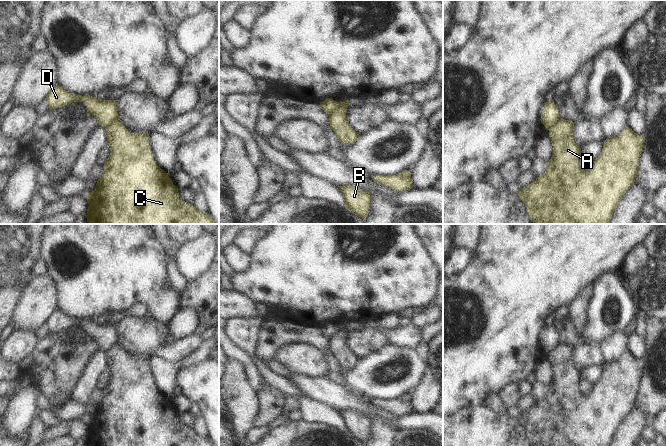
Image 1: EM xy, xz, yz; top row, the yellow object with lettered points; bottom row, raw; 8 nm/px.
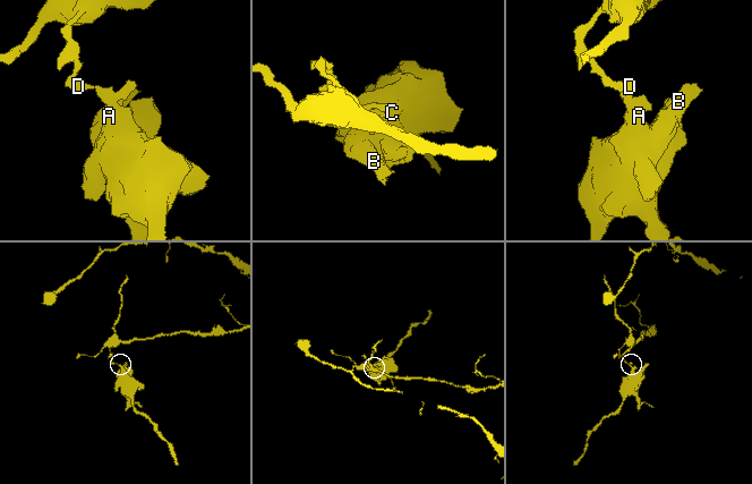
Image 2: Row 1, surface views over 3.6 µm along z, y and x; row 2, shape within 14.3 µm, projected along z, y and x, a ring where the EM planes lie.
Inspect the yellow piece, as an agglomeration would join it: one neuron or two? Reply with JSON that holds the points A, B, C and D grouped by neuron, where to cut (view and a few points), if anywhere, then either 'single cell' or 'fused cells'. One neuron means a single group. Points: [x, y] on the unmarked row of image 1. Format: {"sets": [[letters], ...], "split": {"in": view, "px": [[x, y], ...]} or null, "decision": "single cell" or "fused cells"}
{"sets": [["A", "B", "C"], ["D"]], "split": {"in": "xz", "px": [[347, 330], [336, 330], [328, 337]]}, "decision": "fused cells"}

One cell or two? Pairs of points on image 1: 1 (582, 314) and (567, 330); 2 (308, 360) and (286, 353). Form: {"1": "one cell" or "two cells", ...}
{"1": "two cells", "2": "one cell"}

